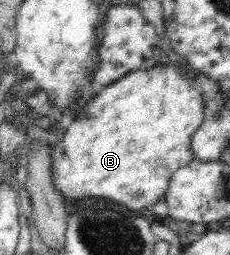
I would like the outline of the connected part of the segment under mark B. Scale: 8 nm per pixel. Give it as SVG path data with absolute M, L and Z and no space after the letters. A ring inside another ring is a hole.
M157 64L153 69L149 69L149 71L133 71L129 73L129 75L125 75L121 80L104 87L97 95L81 103L75 115L69 119L69 124L66 126L62 138L49 147L51 148L51 158L53 158L53 161L51 161L51 168L53 168L53 171L51 171L51 184L53 184L53 188L61 194L63 203L66 205L67 203L77 203L82 199L95 198L107 199L107 201L117 203L121 211L126 213L130 211L141 211L142 209L152 209L152 206L164 197L173 173L179 168L189 165L191 160L193 160L189 143L191 143L191 135L195 133L195 130L204 120L204 100L201 98L201 94L195 91L192 85L192 81L185 77L180 67L175 67L175 65L171 64Z

